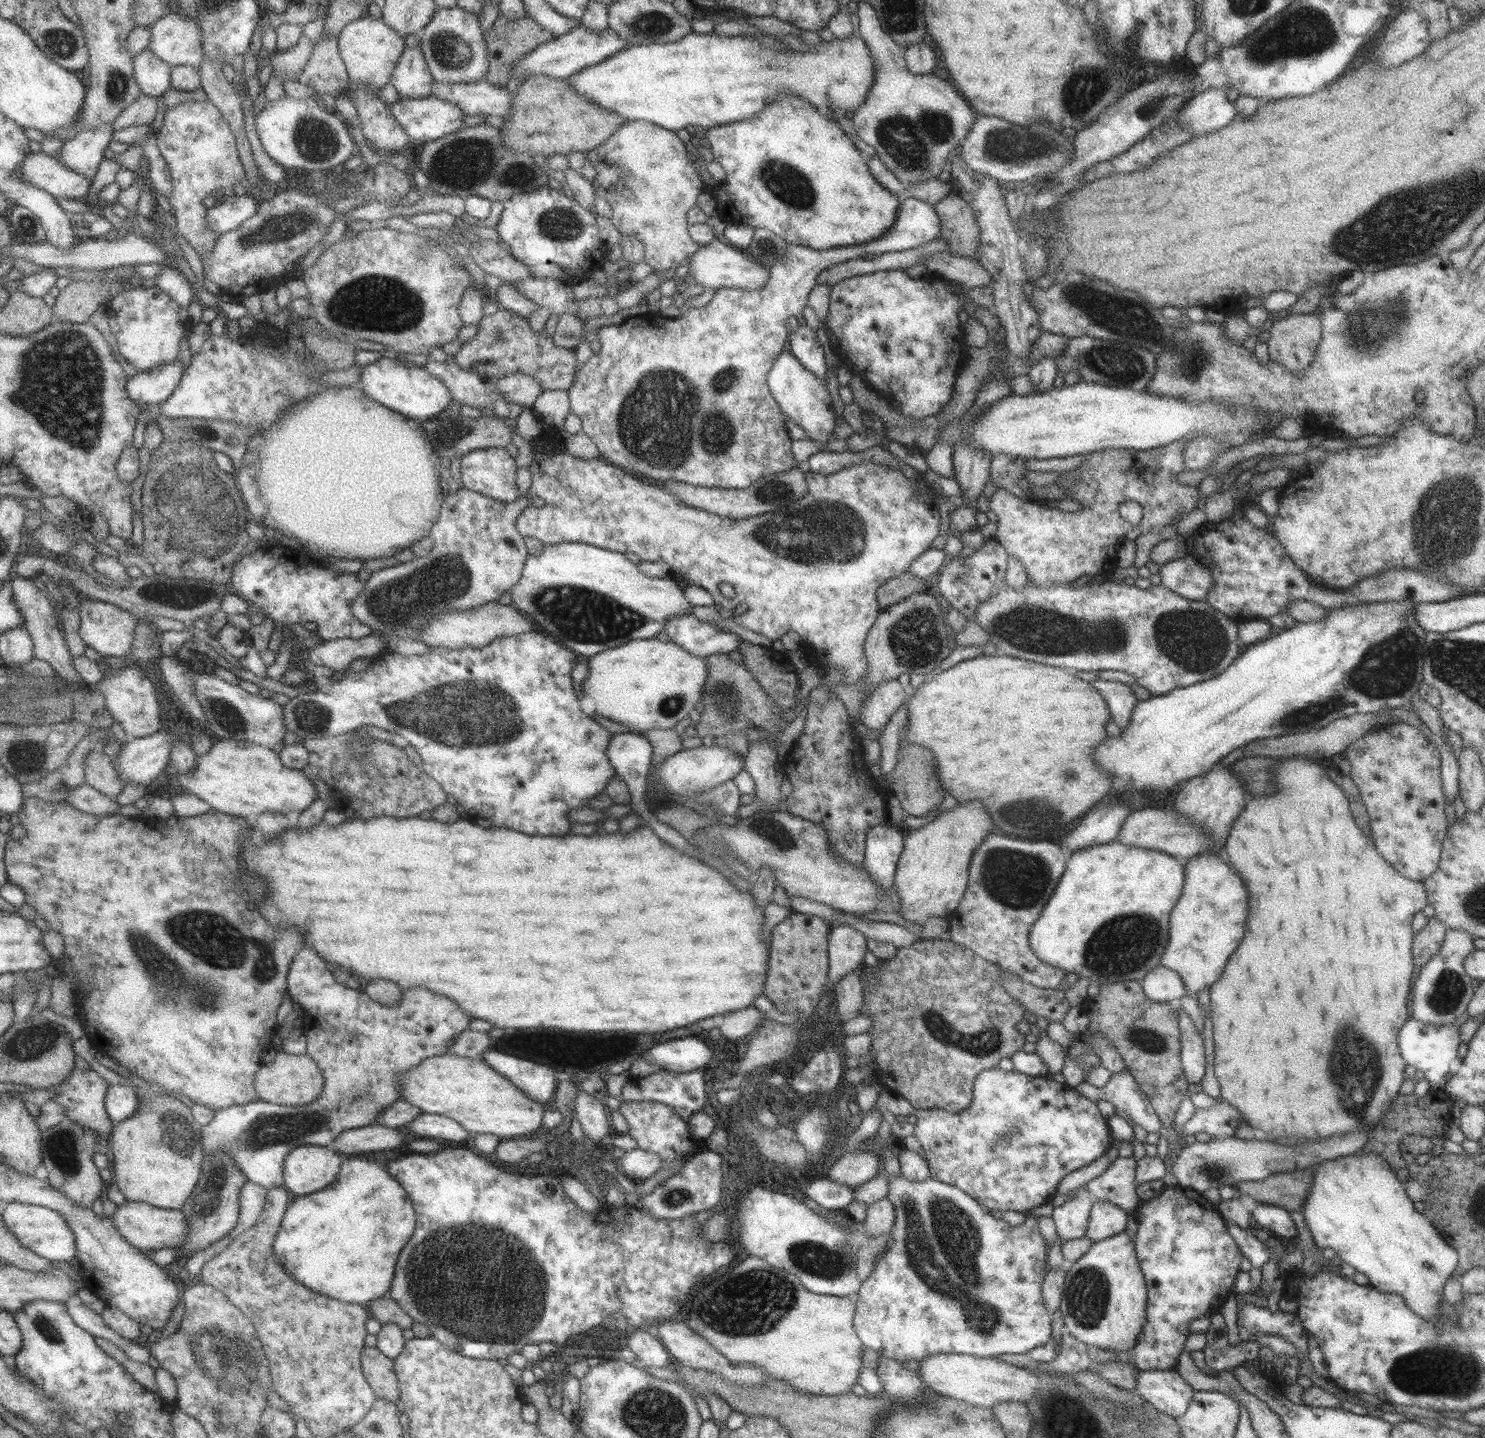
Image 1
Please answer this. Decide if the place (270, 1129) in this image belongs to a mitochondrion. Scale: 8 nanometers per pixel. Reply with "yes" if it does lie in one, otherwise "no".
yes

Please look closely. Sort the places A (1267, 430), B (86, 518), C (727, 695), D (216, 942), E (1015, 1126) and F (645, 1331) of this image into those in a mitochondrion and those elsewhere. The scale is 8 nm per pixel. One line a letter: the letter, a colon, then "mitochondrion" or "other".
A: other
B: other
C: mitochondrion
D: mitochondrion
E: mitochondrion
F: other

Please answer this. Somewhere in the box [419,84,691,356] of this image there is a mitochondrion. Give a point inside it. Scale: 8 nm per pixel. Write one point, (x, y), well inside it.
(466, 164)

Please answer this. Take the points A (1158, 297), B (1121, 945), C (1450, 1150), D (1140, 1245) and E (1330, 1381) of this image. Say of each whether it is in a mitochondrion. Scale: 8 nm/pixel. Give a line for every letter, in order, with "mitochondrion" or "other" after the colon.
A: other
B: mitochondrion
C: other
D: other
E: other

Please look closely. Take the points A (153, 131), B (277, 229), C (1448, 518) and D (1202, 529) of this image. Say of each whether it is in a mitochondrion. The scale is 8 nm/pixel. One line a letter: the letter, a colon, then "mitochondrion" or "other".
A: other
B: mitochondrion
C: mitochondrion
D: other

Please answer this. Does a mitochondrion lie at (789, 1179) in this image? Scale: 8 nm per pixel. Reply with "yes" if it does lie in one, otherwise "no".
no

